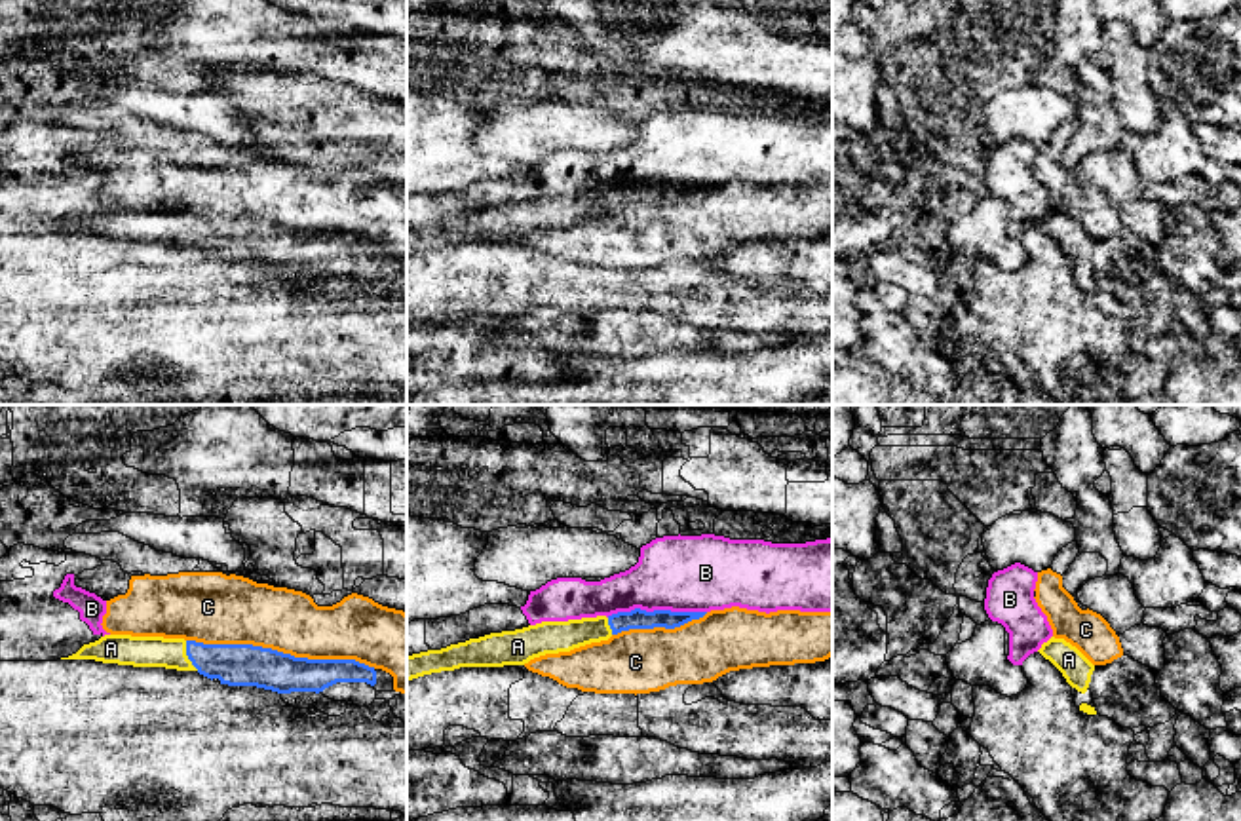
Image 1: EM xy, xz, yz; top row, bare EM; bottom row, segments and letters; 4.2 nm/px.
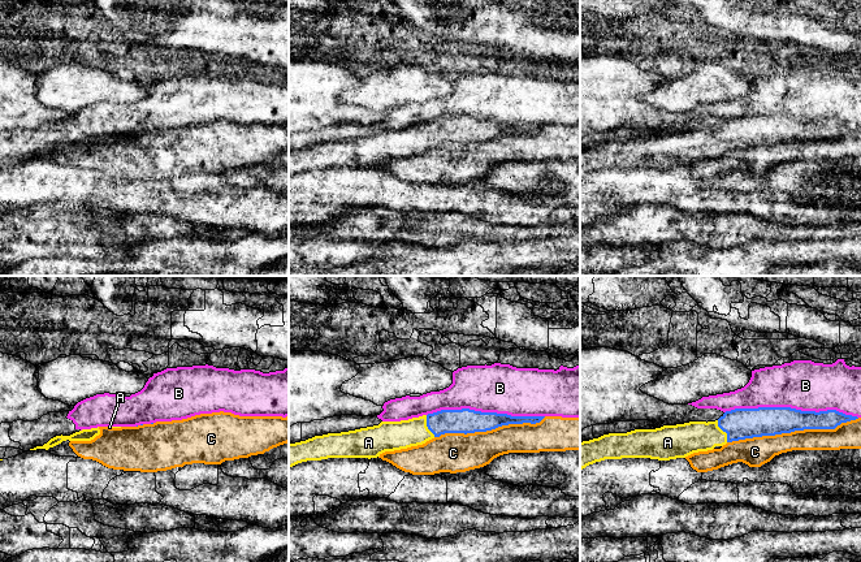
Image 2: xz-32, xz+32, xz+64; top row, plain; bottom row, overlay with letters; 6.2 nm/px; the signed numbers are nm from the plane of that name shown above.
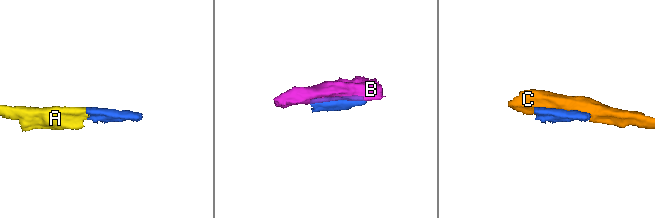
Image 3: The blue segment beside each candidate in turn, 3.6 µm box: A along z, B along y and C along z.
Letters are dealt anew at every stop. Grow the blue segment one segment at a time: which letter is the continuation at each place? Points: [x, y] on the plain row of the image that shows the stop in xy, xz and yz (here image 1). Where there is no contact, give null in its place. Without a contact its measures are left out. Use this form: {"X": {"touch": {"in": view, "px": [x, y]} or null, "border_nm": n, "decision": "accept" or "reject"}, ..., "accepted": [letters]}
{"A": {"touch": {"in": "xy", "px": [189, 230]}, "border_nm": 140, "decision": "accept"}, "B": {"touch": {"in": "xz", "px": [656, 185]}, "border_nm": 420, "decision": "reject"}, "C": {"touch": {"in": "xy", "px": [282, 227]}, "border_nm": 800, "decision": "reject"}, "accepted": ["A"]}

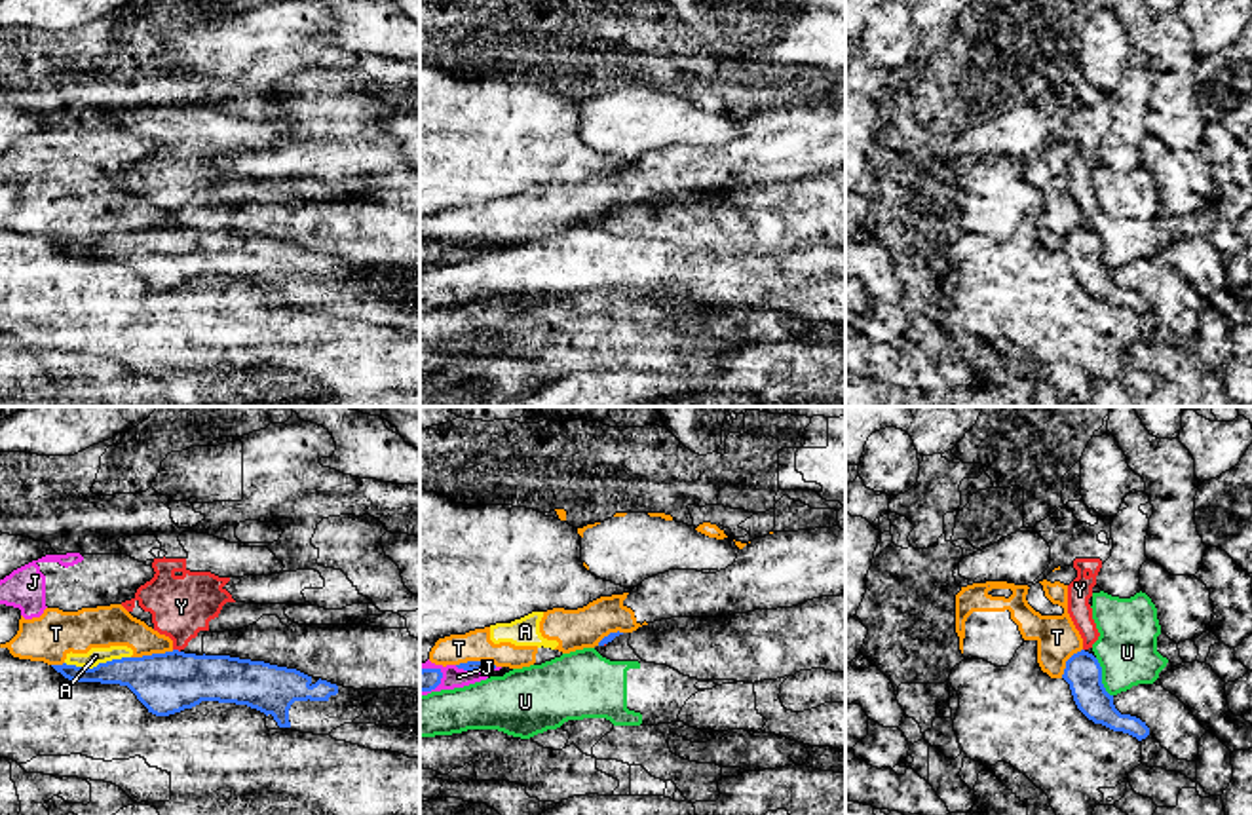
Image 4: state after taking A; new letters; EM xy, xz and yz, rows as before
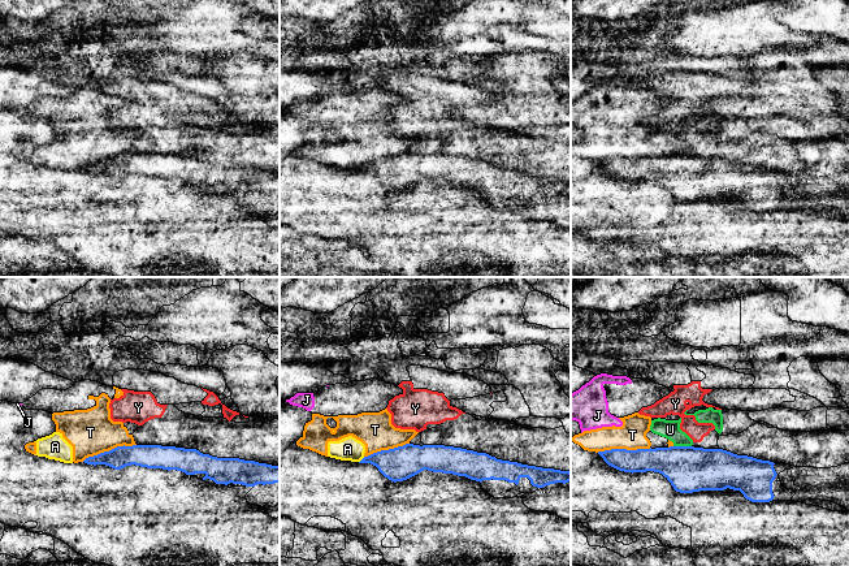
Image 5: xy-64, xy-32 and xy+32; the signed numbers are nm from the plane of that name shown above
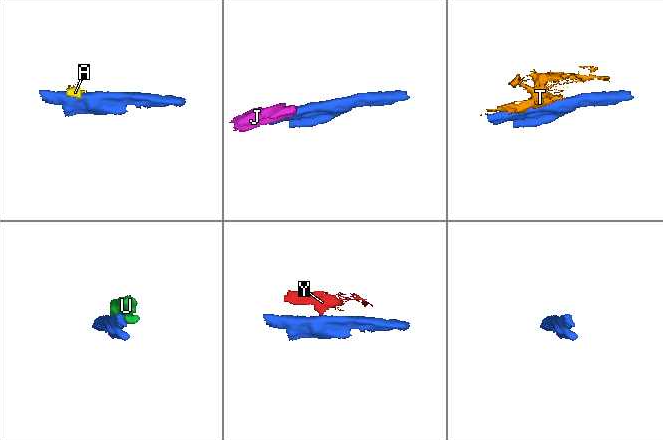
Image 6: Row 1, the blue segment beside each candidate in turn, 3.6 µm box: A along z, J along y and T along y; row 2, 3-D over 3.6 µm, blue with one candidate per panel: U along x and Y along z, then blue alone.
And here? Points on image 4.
{"A": {"touch": {"in": "xy", "px": [99, 238]}, "border_nm": 280, "decision": "reject"}, "J": {"touch": {"in": "xz", "px": [475, 244]}, "border_nm": 180, "decision": "reject"}, "T": {"touch": {"in": "xy", "px": [152, 228]}, "border_nm": 190, "decision": "reject"}, "U": {"touch": {"in": "yz", "px": [1100, 251]}, "border_nm": 180, "decision": "reject"}, "Y": {"touch": {"in": "xy", "px": [177, 225]}, "border_nm": 40, "decision": "reject"}, "accepted": []}

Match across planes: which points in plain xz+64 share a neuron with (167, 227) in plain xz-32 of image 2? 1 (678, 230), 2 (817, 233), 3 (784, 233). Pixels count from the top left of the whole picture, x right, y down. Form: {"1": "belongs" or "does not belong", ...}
{"1": "belongs", "2": "belongs", "3": "belongs"}

